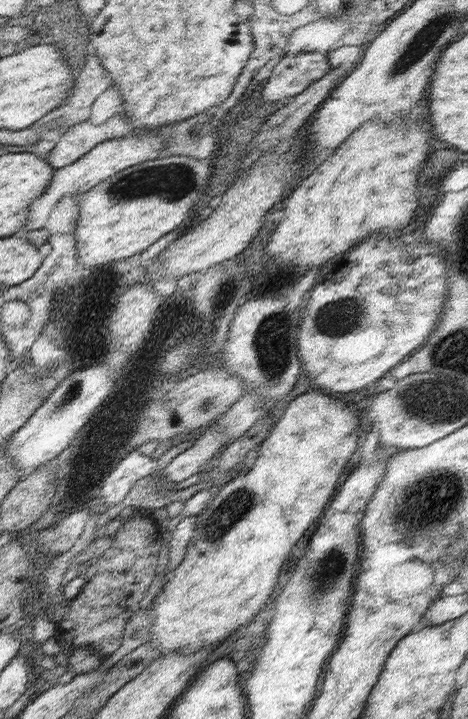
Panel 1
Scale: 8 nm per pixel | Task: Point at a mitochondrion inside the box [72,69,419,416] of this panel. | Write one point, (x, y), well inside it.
(171, 181)

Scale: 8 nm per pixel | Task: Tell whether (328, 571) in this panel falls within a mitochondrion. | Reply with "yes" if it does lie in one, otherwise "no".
yes

